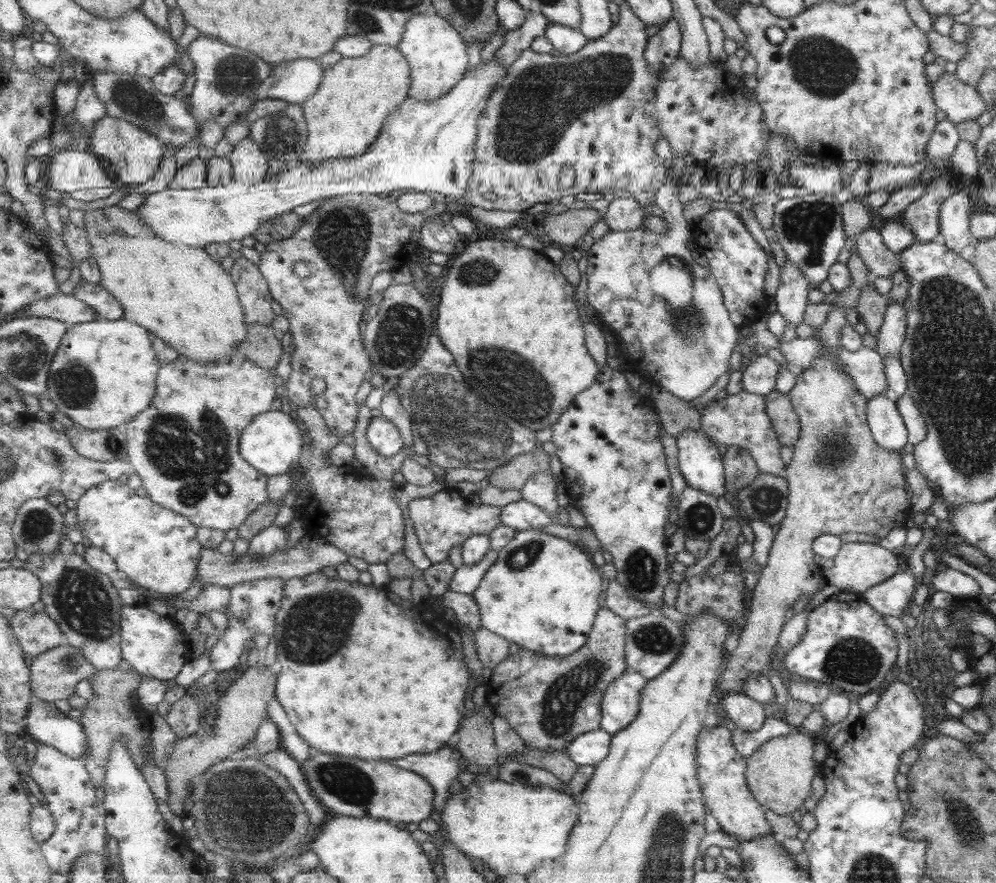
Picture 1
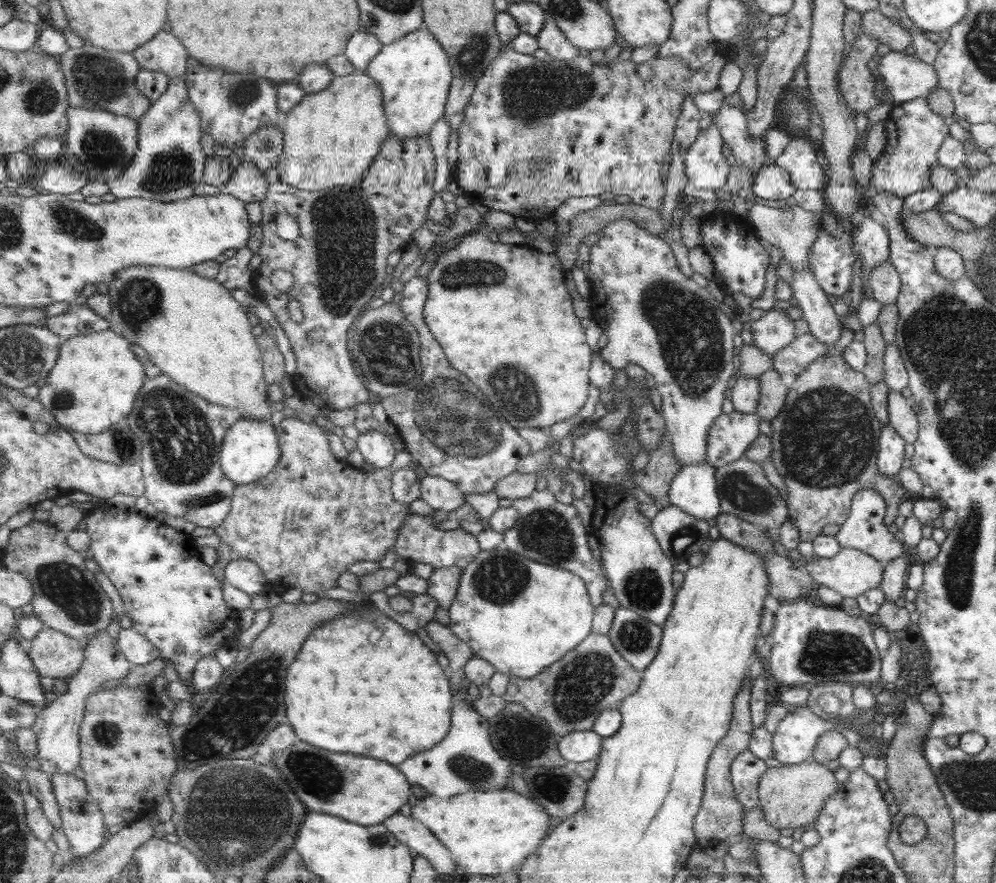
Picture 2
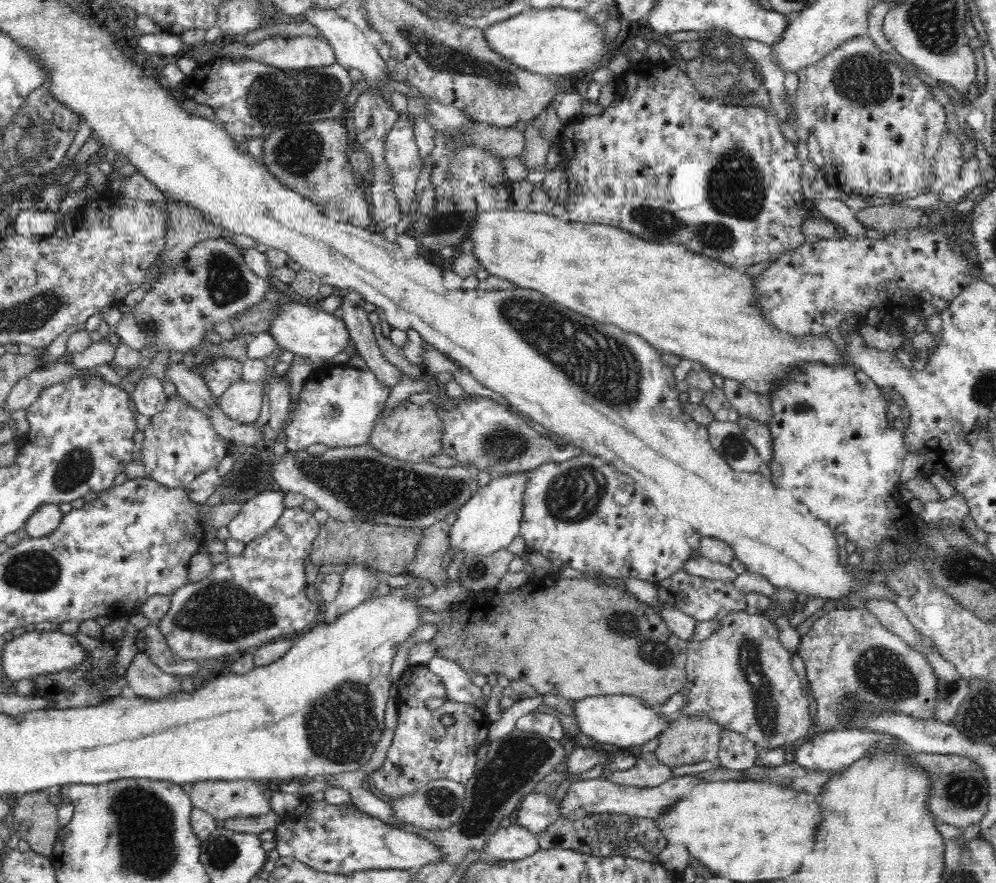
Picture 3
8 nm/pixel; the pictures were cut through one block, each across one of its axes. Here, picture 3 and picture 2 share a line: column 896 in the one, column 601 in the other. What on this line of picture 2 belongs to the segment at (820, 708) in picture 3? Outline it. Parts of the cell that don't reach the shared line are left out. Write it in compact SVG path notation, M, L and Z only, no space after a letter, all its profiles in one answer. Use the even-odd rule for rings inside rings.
M592 632L575 650L533 678L511 676L502 698L522 704L531 714L546 720L552 732L561 738L573 732L593 730L596 718L611 708L619 709L632 694L640 690L643 672L637 670L615 648L608 634Z

